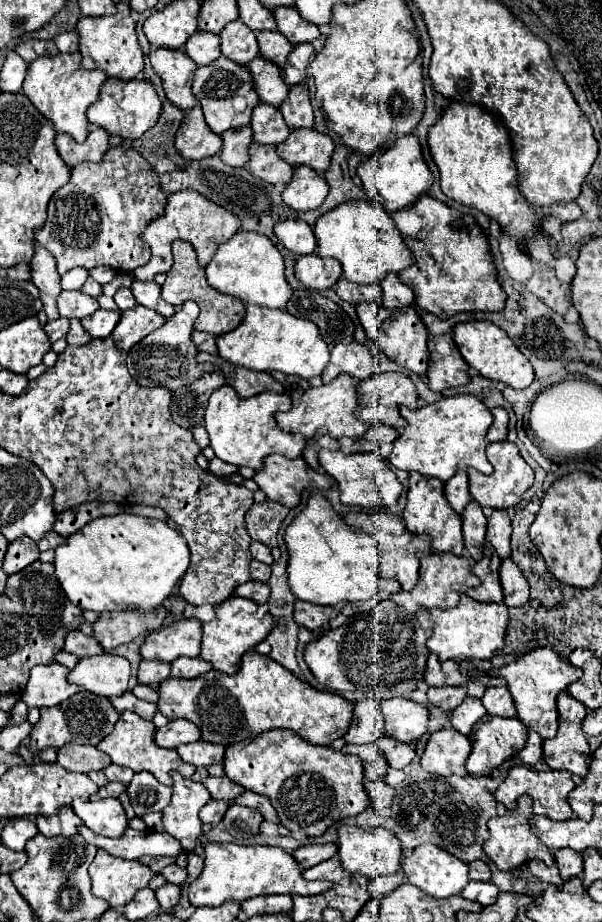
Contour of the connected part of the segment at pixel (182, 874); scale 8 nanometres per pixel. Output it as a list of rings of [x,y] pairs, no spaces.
[[[171,863],[171,865],[167,865],[167,867],[161,871],[161,875],[163,875],[169,883],[181,885],[183,879],[187,877],[187,869],[185,869],[185,867],[179,867],[177,863]]]

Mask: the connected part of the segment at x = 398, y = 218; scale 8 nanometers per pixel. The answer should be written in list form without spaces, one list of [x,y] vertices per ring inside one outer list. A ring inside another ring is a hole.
[[[423,195],[413,207],[397,211],[393,221],[415,255],[415,263],[403,269],[399,279],[415,291],[415,301],[423,311],[437,317],[461,311],[503,311],[507,295],[499,283],[489,241],[471,215]]]

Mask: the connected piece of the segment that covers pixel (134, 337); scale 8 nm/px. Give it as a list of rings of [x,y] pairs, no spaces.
[[[137,305],[121,313],[121,319],[113,329],[111,337],[121,349],[129,351],[135,343],[139,343],[143,337],[147,337],[155,329],[159,329],[163,323],[165,323],[165,317],[161,317],[153,309]]]

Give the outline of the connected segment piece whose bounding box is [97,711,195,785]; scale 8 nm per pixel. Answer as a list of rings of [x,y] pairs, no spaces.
[[[123,711],[119,721],[115,723],[113,733],[107,735],[97,745],[97,749],[107,753],[115,765],[123,765],[123,767],[129,767],[133,771],[149,771],[149,773],[153,773],[157,777],[157,781],[161,781],[163,785],[171,785],[171,777],[169,777],[171,771],[179,771],[183,777],[191,777],[195,773],[193,763],[187,763],[187,761],[183,763],[183,759],[179,759],[175,749],[157,747],[155,741],[153,741],[153,733],[155,733],[155,725],[151,721],[141,719],[133,711]]]

